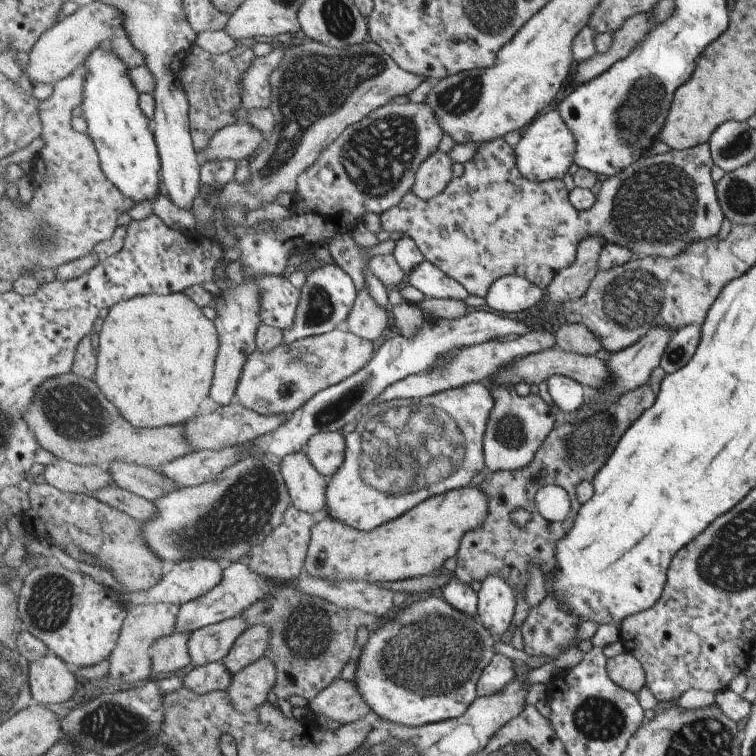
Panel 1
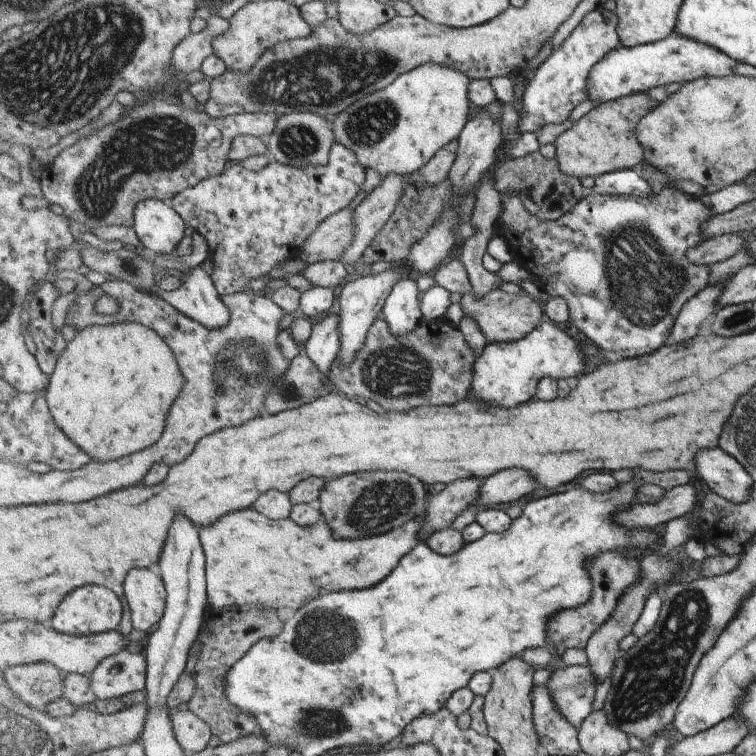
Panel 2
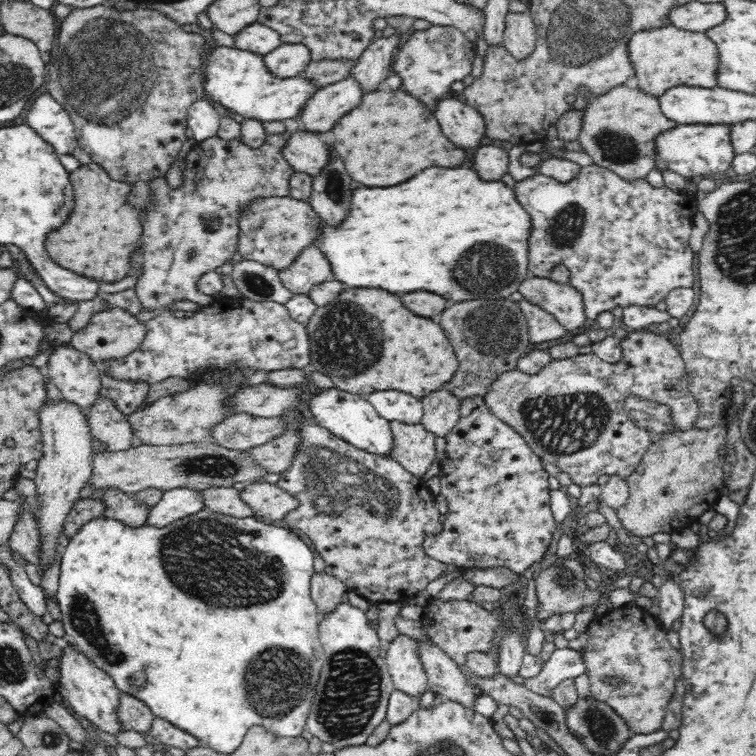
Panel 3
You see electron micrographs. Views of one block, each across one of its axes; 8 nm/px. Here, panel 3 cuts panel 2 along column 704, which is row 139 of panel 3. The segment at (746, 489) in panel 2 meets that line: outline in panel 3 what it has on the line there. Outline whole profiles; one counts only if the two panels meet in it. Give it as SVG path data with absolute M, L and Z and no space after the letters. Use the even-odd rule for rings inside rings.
M443 98L436 105L436 118L444 134L458 145L458 148L476 150L486 137L486 123L483 116L470 105L454 98Z

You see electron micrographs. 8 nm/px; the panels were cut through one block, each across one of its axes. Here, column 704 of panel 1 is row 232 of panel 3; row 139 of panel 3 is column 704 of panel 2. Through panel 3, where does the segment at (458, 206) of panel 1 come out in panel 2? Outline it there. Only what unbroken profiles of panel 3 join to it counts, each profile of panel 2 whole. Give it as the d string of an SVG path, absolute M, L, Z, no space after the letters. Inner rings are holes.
M644 161L639 171L653 188L651 198L593 192L583 197L569 214L556 221L545 221L525 208L519 194L509 192L502 195L503 208L497 225L497 233L511 247L514 261L529 270L545 298L561 296L570 308L571 323L601 350L615 352L623 358L645 356L665 346L683 306L710 280L709 265L691 264L687 250L704 241L699 226L703 226L712 213L699 202L699 197L671 187L672 179L653 164Z

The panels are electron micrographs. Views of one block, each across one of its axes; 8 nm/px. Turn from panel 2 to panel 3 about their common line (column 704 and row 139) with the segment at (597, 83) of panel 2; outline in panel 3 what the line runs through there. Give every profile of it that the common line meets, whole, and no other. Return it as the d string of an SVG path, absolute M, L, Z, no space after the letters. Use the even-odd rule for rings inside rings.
M50 93L36 98L26 114L25 123L51 144L58 155L70 154L78 147L73 120Z

